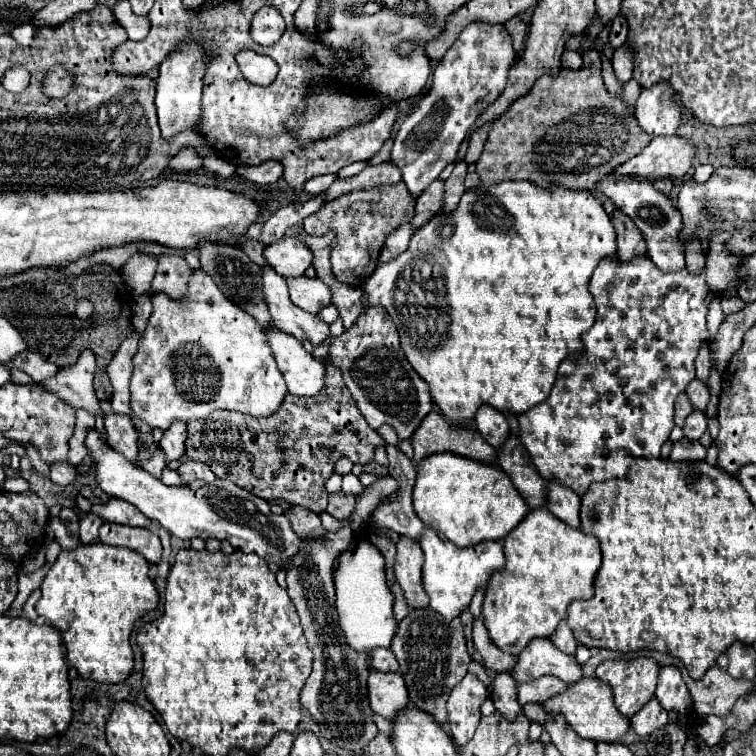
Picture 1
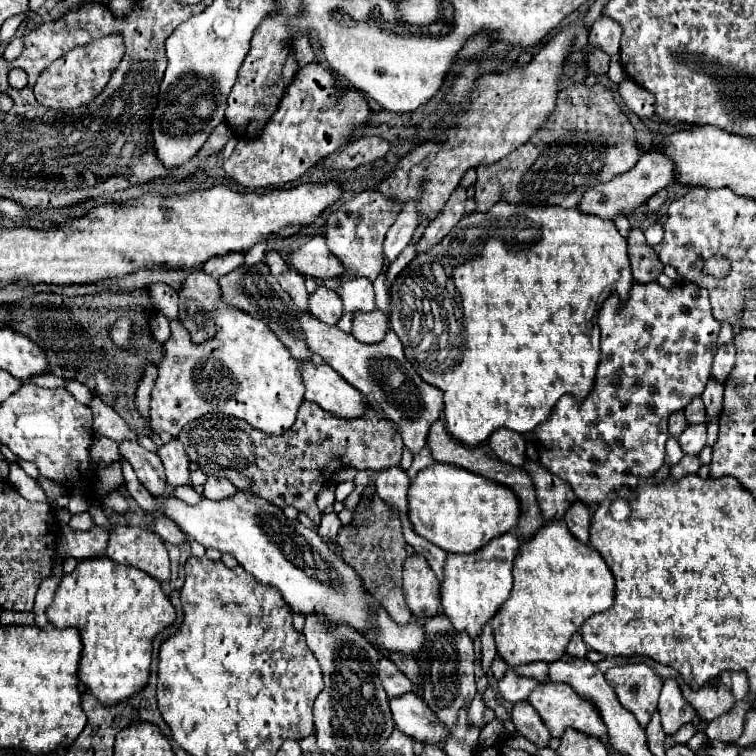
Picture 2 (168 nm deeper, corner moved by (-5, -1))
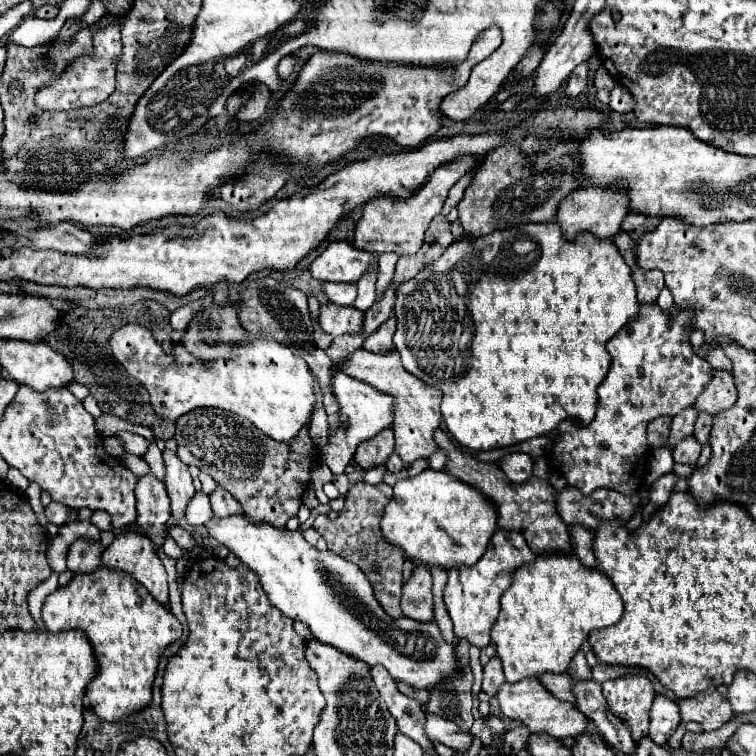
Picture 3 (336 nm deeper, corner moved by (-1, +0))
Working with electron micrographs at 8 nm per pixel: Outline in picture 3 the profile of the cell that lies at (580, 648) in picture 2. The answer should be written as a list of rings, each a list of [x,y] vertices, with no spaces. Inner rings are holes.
[[[583,649],[577,653],[577,657],[571,661],[571,665],[569,665],[569,671],[567,671],[571,677],[575,677],[575,679],[579,679],[579,681],[583,681],[583,679],[589,679],[591,677],[591,667],[587,665],[587,661],[585,661],[585,653],[583,653]]]

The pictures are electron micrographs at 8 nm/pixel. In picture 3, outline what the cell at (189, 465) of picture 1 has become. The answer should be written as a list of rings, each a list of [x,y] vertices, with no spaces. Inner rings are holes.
[[[219,487],[213,495],[211,495],[211,507],[215,517],[231,517],[231,515],[239,515],[243,513],[239,501],[235,497],[231,497],[231,493],[227,493],[223,487]]]

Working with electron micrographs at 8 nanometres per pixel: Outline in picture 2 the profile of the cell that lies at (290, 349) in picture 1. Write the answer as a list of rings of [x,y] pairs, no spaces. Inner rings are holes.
[[[309,360],[299,362],[299,372],[305,384],[305,398],[317,402],[323,410],[339,414],[343,418],[357,418],[363,414],[367,400],[345,382],[331,366],[315,366]]]

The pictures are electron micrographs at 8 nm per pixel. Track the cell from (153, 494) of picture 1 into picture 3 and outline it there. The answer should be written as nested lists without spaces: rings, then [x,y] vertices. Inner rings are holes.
[[[245,515],[213,519],[205,527],[211,537],[229,547],[241,563],[259,575],[271,603],[293,621],[307,623],[313,637],[319,641],[369,667],[383,665],[393,681],[407,683],[413,689],[431,691],[463,669],[455,657],[453,645],[443,641],[435,623],[419,623],[407,617],[391,619],[375,601],[367,577],[355,563],[331,551],[317,551],[299,531],[253,525]]]

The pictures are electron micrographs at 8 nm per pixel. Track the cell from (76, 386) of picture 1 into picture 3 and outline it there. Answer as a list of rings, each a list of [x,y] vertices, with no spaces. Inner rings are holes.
[[[123,431],[119,433],[121,437],[121,443],[123,443],[123,449],[127,453],[133,453],[133,455],[139,455],[143,457],[147,453],[147,447],[149,447],[149,441],[143,439],[141,435],[135,435],[135,433],[129,433],[129,431]]]

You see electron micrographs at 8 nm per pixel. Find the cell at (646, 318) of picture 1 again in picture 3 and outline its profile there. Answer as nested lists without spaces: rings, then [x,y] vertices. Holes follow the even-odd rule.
[[[641,305],[641,313],[635,321],[629,321],[611,341],[607,351],[611,353],[611,367],[605,381],[599,385],[599,403],[595,419],[589,427],[579,427],[569,421],[559,425],[559,435],[553,447],[553,463],[557,471],[577,487],[583,495],[595,489],[615,489],[619,493],[633,493],[639,489],[647,469],[647,423],[659,415],[677,415],[681,409],[691,407],[697,395],[709,385],[713,369],[691,349],[691,311],[679,311],[673,307],[673,315],[667,317],[659,305]]]

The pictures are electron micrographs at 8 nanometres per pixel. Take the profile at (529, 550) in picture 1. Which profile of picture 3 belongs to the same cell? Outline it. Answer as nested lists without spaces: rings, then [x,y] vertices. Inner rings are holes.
[[[537,555],[533,565],[521,567],[511,587],[501,597],[501,611],[493,625],[491,639],[497,647],[497,655],[503,661],[503,673],[509,683],[517,683],[529,677],[541,677],[543,673],[567,673],[571,659],[581,649],[591,631],[615,625],[623,615],[623,601],[607,579],[607,575],[587,569],[573,555]]]

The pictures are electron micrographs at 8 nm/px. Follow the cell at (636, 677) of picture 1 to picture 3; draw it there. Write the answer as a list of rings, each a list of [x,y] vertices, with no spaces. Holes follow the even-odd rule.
[[[627,675],[603,683],[607,707],[631,731],[633,741],[641,741],[649,731],[649,709],[655,699],[651,681],[645,675]]]

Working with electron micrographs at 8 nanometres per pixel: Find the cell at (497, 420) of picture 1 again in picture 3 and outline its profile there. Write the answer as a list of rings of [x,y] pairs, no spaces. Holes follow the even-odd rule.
[[[511,453],[503,457],[501,469],[511,483],[523,485],[527,479],[533,477],[533,459],[525,453]]]

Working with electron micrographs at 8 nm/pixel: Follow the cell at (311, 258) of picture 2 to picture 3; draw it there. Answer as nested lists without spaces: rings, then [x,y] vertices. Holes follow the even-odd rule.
[[[331,243],[311,265],[311,275],[319,281],[357,283],[363,273],[377,265],[373,253],[351,249],[351,243]]]

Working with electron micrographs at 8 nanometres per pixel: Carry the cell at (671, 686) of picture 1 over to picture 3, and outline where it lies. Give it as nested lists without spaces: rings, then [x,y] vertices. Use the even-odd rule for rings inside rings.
[[[657,695],[651,707],[651,723],[649,723],[649,737],[657,743],[657,745],[665,745],[667,739],[675,733],[679,725],[679,707],[663,697]]]

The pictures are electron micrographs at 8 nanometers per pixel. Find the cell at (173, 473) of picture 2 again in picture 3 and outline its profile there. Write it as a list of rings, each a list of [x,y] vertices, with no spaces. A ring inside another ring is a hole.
[[[165,449],[165,453],[163,453],[163,461],[167,467],[165,487],[167,487],[167,495],[170,499],[171,513],[175,519],[183,519],[187,503],[197,493],[193,487],[191,473],[189,473],[187,465],[183,465],[183,461],[179,461],[177,453],[173,453],[169,449]]]

